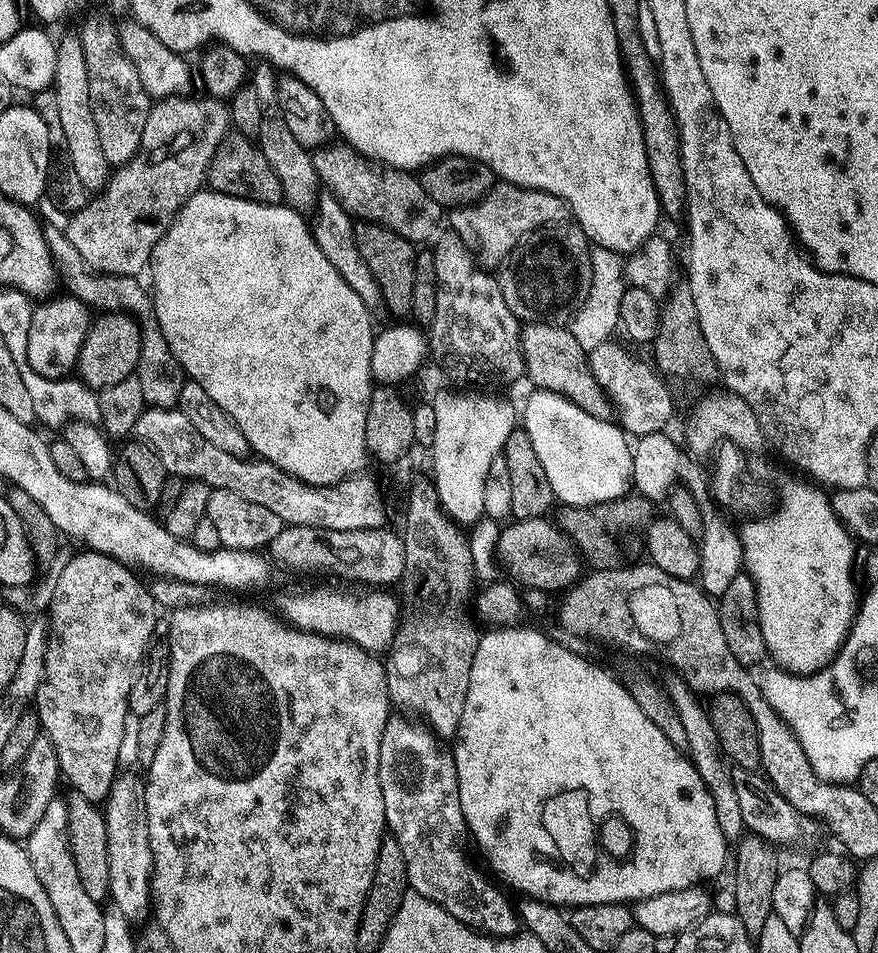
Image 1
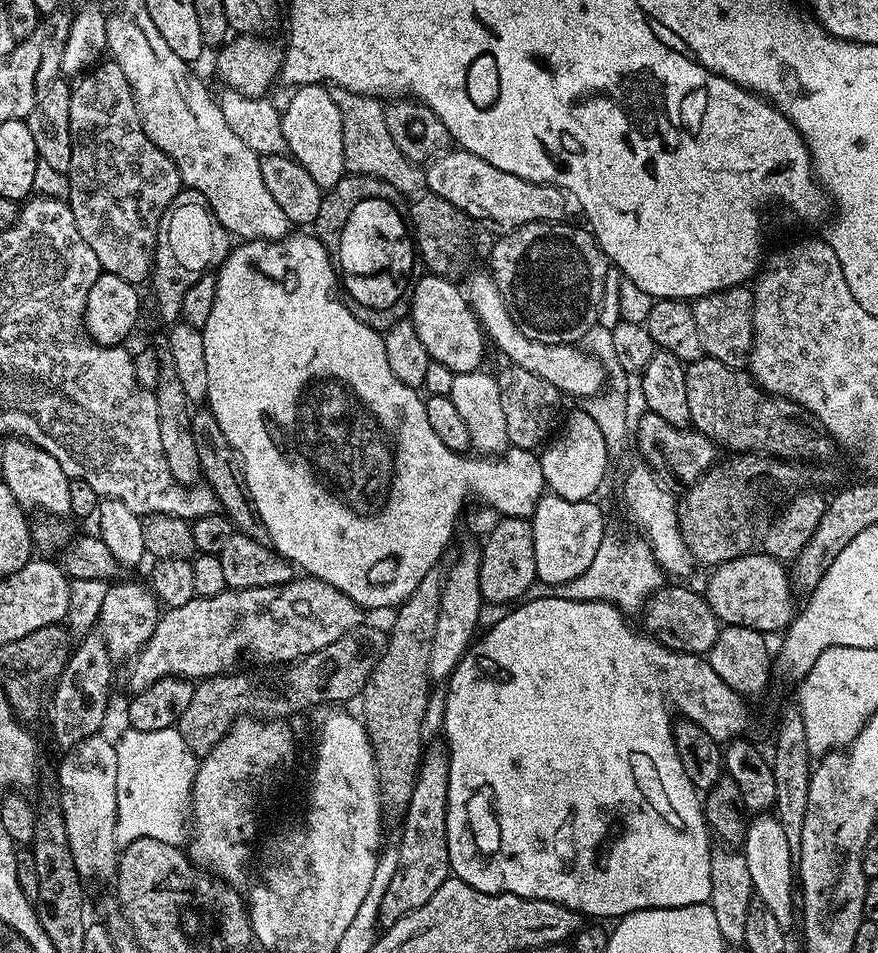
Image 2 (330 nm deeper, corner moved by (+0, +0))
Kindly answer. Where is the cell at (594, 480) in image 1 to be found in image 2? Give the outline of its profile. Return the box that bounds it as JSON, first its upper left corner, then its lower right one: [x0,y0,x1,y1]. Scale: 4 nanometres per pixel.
[539,410,610,501]

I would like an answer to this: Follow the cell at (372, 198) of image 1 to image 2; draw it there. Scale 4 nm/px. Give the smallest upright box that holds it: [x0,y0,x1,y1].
[331,86,428,198]

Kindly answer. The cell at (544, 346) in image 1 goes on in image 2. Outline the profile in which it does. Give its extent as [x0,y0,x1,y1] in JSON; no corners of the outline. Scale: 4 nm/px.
[634,411,717,488]

